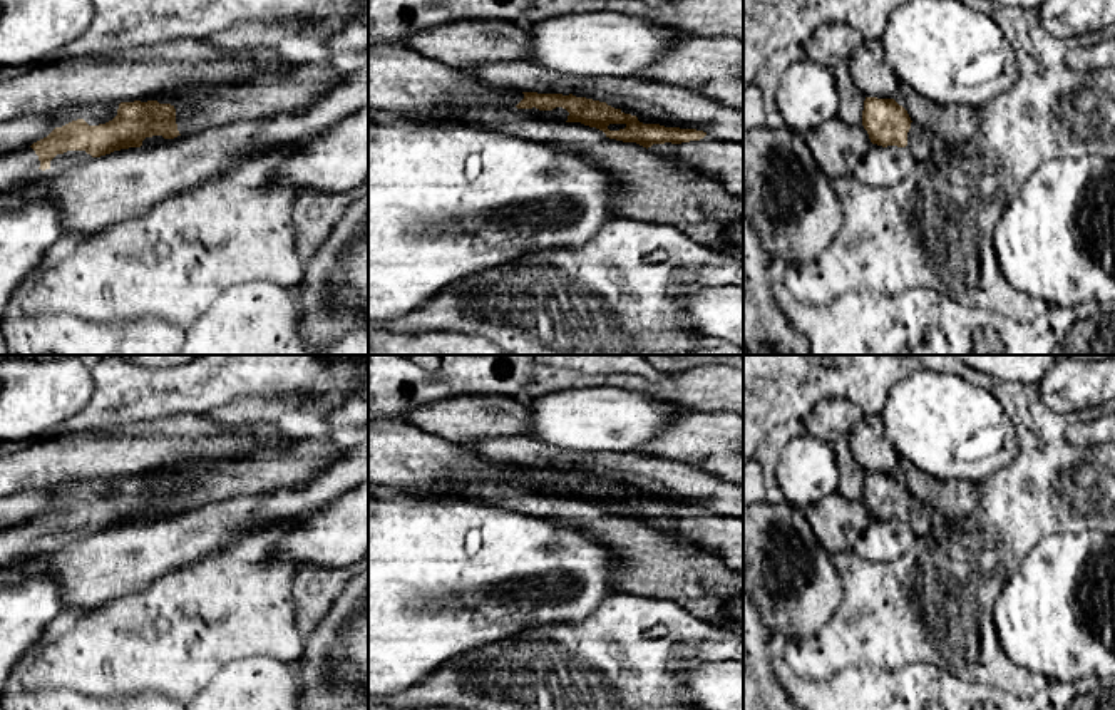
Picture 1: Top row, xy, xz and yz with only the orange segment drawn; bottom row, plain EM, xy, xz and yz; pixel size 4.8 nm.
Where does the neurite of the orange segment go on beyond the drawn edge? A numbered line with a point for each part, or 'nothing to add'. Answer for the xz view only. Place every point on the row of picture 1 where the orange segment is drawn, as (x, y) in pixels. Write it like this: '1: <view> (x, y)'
1: xz (720, 159)

